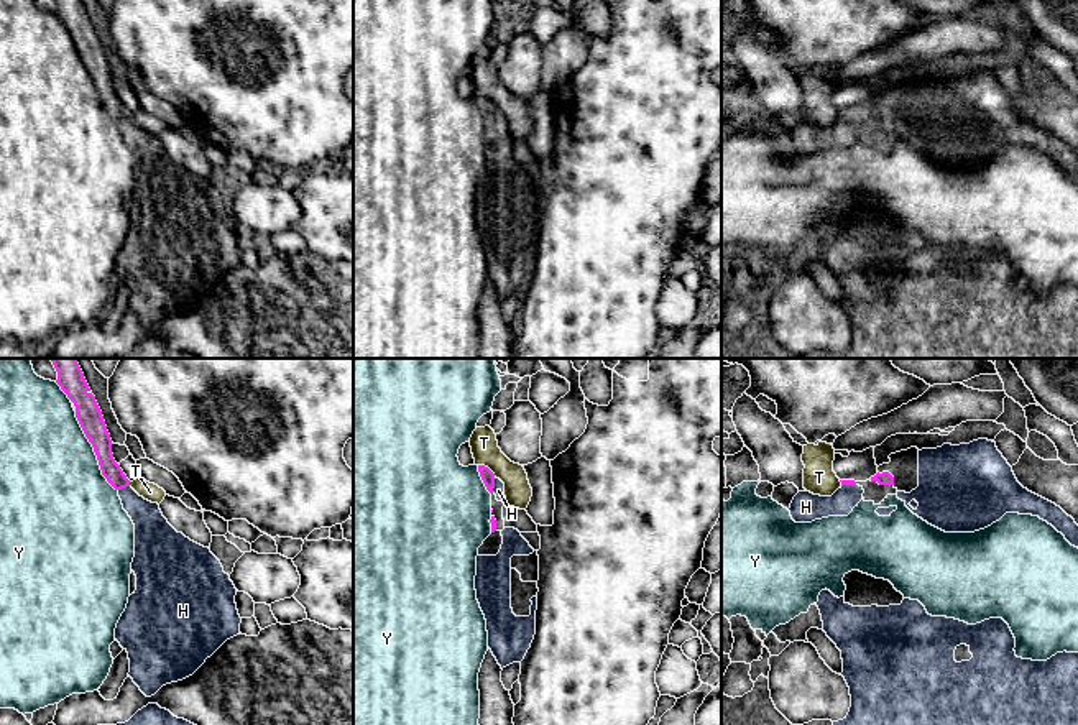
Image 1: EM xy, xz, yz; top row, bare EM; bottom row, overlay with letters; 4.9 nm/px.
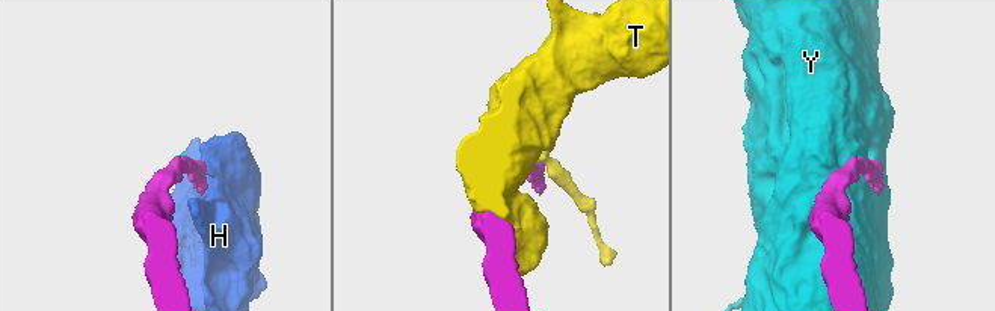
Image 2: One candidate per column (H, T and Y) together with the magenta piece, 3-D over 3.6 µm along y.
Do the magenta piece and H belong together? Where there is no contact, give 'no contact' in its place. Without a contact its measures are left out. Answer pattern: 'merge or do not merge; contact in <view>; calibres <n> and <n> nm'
merge; contact in xz; calibres 70 and 60 nm

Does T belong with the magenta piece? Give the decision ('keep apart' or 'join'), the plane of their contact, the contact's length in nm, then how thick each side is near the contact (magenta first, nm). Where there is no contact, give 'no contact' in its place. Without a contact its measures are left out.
keep apart | xz | 110 nm | 70/140 nm

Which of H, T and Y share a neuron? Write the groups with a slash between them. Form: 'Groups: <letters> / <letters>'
Groups: H / T / Y

